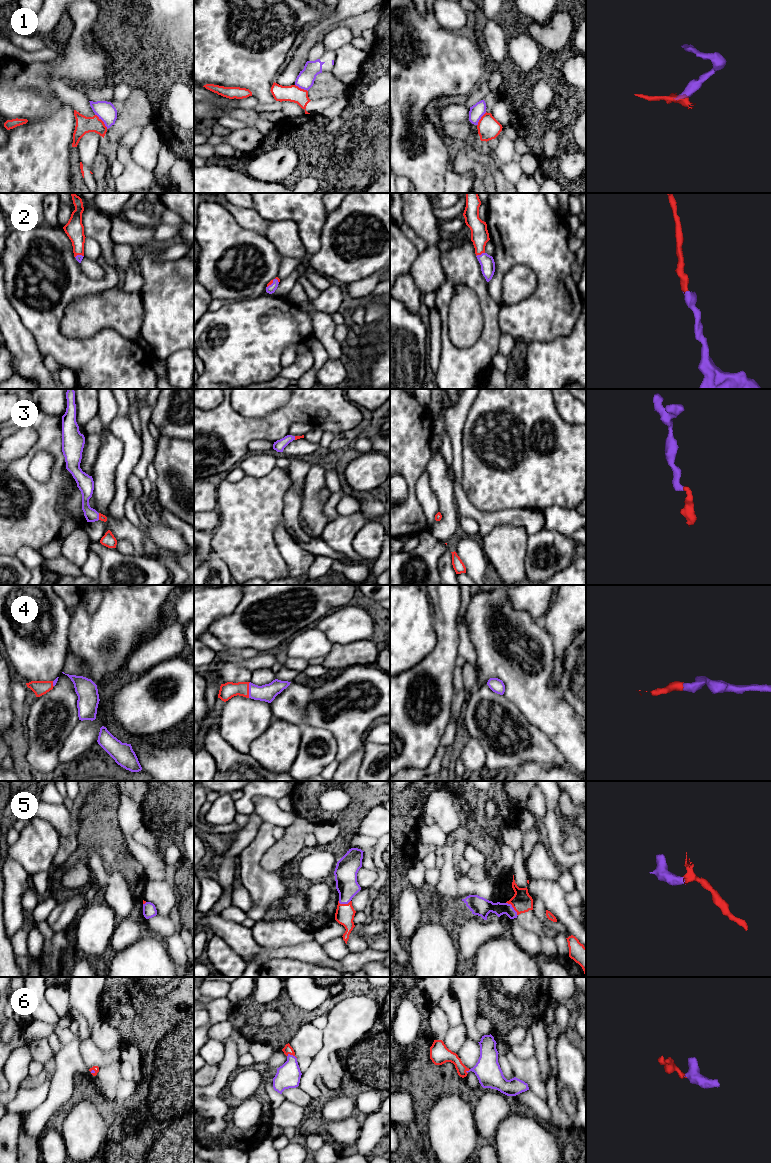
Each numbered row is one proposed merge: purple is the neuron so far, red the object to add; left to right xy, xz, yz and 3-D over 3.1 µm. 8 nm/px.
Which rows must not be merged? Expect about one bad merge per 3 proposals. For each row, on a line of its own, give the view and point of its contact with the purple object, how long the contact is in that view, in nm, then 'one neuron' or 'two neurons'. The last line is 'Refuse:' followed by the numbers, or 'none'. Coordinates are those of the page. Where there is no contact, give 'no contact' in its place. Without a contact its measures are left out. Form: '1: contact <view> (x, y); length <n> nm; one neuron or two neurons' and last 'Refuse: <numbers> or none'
1: contact xy (102, 120); length 160 nm; two neurons
2: contact yz (481, 254); length 80 nm; one neuron
3: contact xy (98, 516); length 60 nm; one neuron
4: contact xz (249, 690); length 130 nm; one neuron
5: contact yz (513, 908); length 140 nm; one neuron
6: contact xz (292, 1055); length 90 nm; one neuron
Refuse: 1

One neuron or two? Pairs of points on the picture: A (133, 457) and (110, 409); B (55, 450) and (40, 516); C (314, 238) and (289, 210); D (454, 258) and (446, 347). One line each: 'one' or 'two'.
A: two
B: one
C: one
D: one

